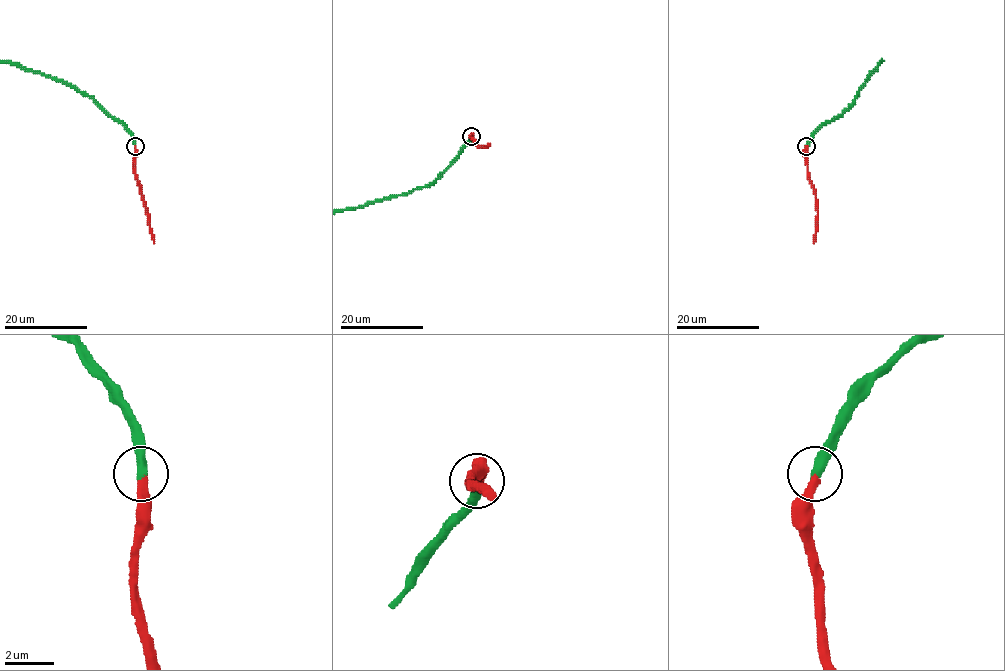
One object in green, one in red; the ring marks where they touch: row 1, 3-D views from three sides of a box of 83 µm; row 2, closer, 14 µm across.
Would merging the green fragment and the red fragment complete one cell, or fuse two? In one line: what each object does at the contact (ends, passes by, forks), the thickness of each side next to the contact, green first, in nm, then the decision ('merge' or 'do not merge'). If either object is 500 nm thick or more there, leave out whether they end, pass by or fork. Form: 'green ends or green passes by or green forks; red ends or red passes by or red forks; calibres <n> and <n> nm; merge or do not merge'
green ends; red ends; calibres 420 and 360 nm; merge

